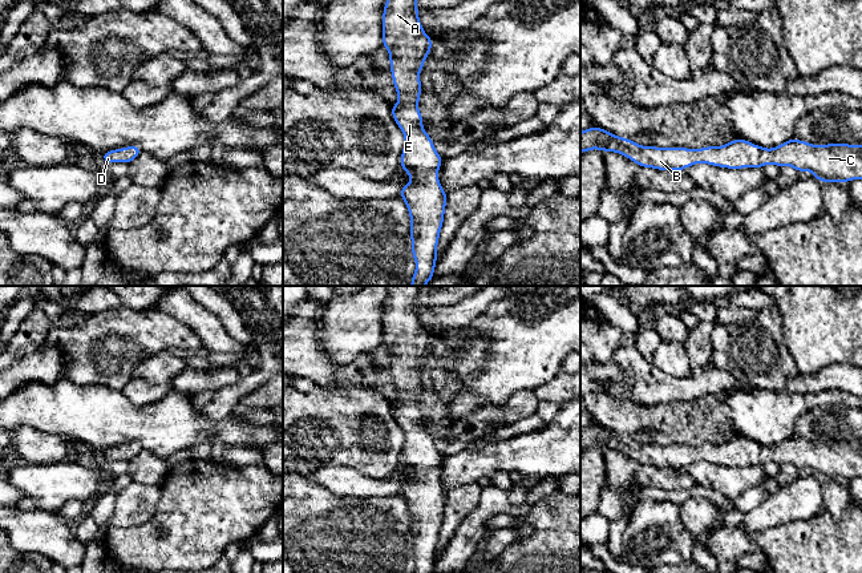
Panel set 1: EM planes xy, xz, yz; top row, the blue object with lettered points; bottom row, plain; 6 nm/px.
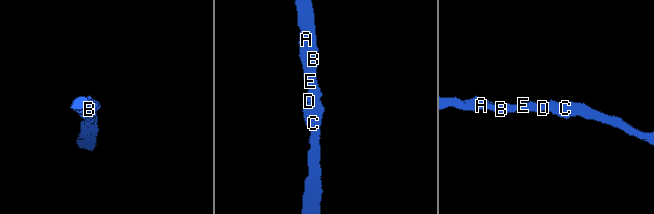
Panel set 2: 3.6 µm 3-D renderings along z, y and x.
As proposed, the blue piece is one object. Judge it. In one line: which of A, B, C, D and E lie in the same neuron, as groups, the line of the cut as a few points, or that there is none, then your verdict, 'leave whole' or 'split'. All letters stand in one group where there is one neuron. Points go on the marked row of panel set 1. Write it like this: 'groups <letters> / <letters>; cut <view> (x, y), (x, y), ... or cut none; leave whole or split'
groups A B C D E; cut none; leave whole

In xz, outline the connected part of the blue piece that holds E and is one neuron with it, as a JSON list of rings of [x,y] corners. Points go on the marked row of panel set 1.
[[[387,0],[383,12],[383,43],[389,51],[393,86],[398,102],[392,117],[405,137],[400,165],[412,179],[401,186],[400,198],[410,217],[412,255],[416,271],[410,286],[425,286],[434,277],[437,245],[448,194],[436,174],[444,160],[422,128],[417,105],[421,96],[420,70],[432,51],[433,39],[421,27],[416,0]]]

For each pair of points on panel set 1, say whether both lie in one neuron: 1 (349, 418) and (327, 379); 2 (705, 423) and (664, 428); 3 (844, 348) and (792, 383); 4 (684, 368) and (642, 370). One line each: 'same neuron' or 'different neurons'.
1: different neurons
2: same neuron
3: different neurons
4: different neurons

